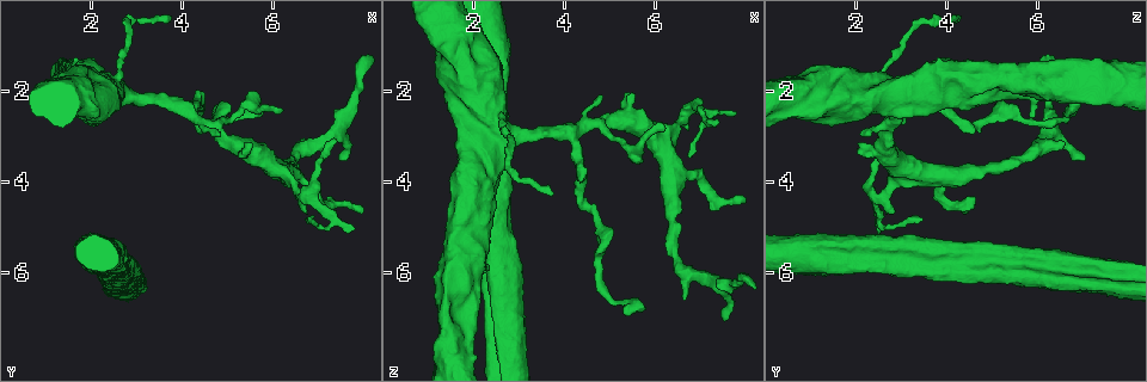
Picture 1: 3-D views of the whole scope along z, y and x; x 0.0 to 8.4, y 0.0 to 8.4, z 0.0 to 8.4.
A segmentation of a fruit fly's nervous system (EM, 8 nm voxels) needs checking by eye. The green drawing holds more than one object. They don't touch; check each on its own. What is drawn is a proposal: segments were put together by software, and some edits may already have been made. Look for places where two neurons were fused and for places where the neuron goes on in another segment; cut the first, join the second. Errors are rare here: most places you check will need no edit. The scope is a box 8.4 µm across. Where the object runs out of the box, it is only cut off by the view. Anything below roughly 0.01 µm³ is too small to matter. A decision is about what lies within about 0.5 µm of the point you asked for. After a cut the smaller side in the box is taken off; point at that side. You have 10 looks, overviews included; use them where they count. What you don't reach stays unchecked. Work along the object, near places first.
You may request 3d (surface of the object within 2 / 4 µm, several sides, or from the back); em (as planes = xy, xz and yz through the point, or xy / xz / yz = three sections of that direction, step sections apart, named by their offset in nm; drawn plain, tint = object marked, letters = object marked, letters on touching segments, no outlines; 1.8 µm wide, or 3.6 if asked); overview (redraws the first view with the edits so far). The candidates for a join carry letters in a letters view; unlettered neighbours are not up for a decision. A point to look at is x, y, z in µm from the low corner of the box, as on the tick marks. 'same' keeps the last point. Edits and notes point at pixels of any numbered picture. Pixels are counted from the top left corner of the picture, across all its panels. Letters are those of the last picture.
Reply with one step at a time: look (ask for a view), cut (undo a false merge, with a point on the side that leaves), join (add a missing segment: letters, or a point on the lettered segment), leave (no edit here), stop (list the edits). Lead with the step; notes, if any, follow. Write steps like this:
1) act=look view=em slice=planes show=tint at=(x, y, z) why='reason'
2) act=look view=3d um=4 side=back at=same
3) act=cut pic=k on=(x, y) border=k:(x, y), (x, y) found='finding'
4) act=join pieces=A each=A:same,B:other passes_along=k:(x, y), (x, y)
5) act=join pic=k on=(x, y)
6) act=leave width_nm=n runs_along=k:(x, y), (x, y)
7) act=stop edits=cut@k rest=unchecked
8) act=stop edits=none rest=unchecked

act=look view=em um=3.6 slice=xz step=4 show=tint at=(1.60, 1.75, 5.95) why='sharp bend'

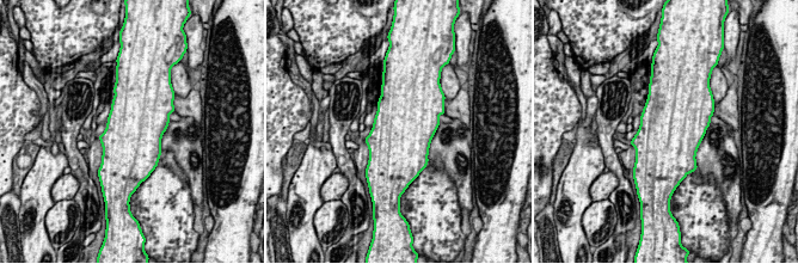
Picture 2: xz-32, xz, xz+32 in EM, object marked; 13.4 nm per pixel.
act=look view=em um=3.6 slice=xz step=4 show=letters at=same why='what lies round it'

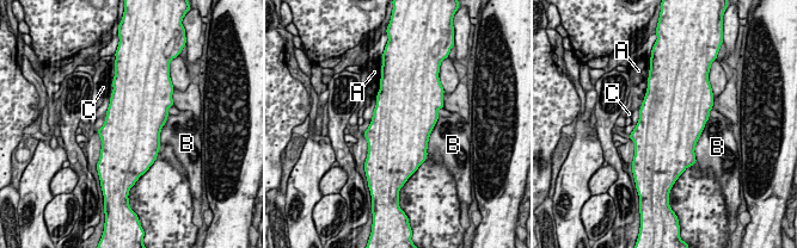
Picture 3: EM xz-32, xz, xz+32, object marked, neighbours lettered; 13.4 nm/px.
act=leave width_nm=800 each=A:other,B:other,C:other border=3:(647, 90), (643, 103), (639, 106) found='all the same neuron'

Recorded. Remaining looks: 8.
act=look view=em slice=yz step=8 show=letters at=(5.80, 2.50, 6.80) why='thin end'

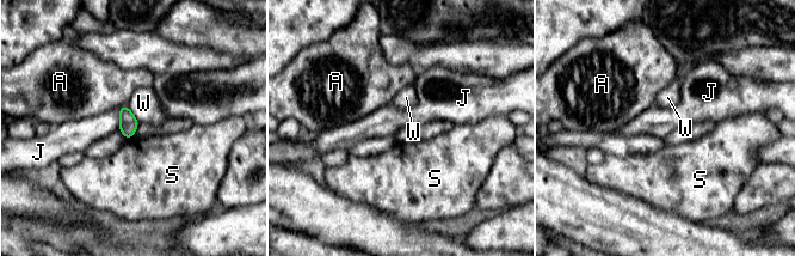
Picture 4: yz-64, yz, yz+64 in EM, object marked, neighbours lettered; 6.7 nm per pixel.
act=leave each=A:other,J:other,S:other,W:other found='no lettered segment goes on from it'

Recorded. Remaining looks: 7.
act=look view=em slice=xz step=8 show=letters at=(7.55, 3.55, 7.00) why='branch stops here'

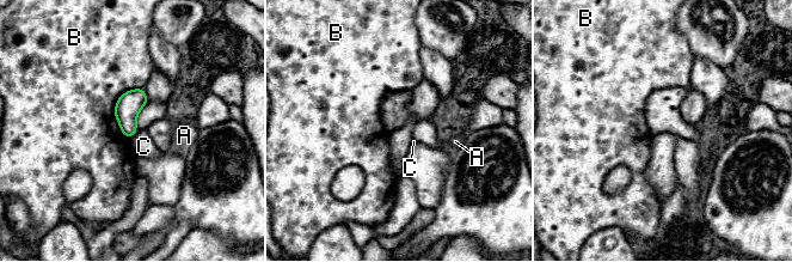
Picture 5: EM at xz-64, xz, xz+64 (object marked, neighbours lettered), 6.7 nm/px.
act=leave longest_contact=B:360nm each=A:other,B:other,C:other border=5:(137, 132), (133, 136) found='no lettered segment goes on from it'

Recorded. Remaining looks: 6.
act=look view=em slice=xy step=4 show=tint at=(7.95, 4.70, 4.35) why='branch stops here'

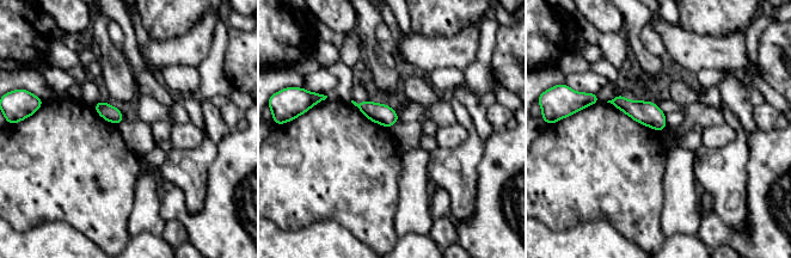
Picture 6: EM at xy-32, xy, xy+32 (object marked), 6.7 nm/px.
act=look view=em slice=xy step=4 show=letters at=same

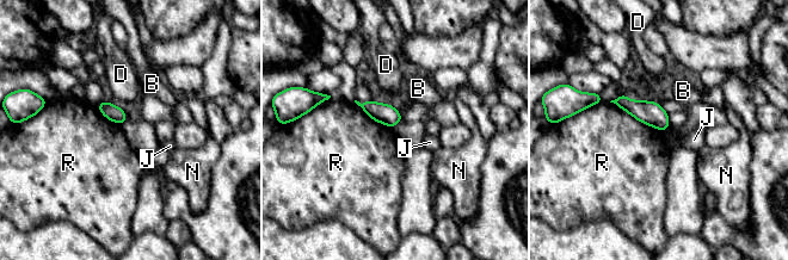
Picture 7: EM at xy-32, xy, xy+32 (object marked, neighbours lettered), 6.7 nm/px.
act=leave each=B:other,D:other,J:other,N:other,R:other border=7:(609, 101), (662, 131) found='none of them fits'

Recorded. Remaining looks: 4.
act=stop edits=none rest=unchecked

